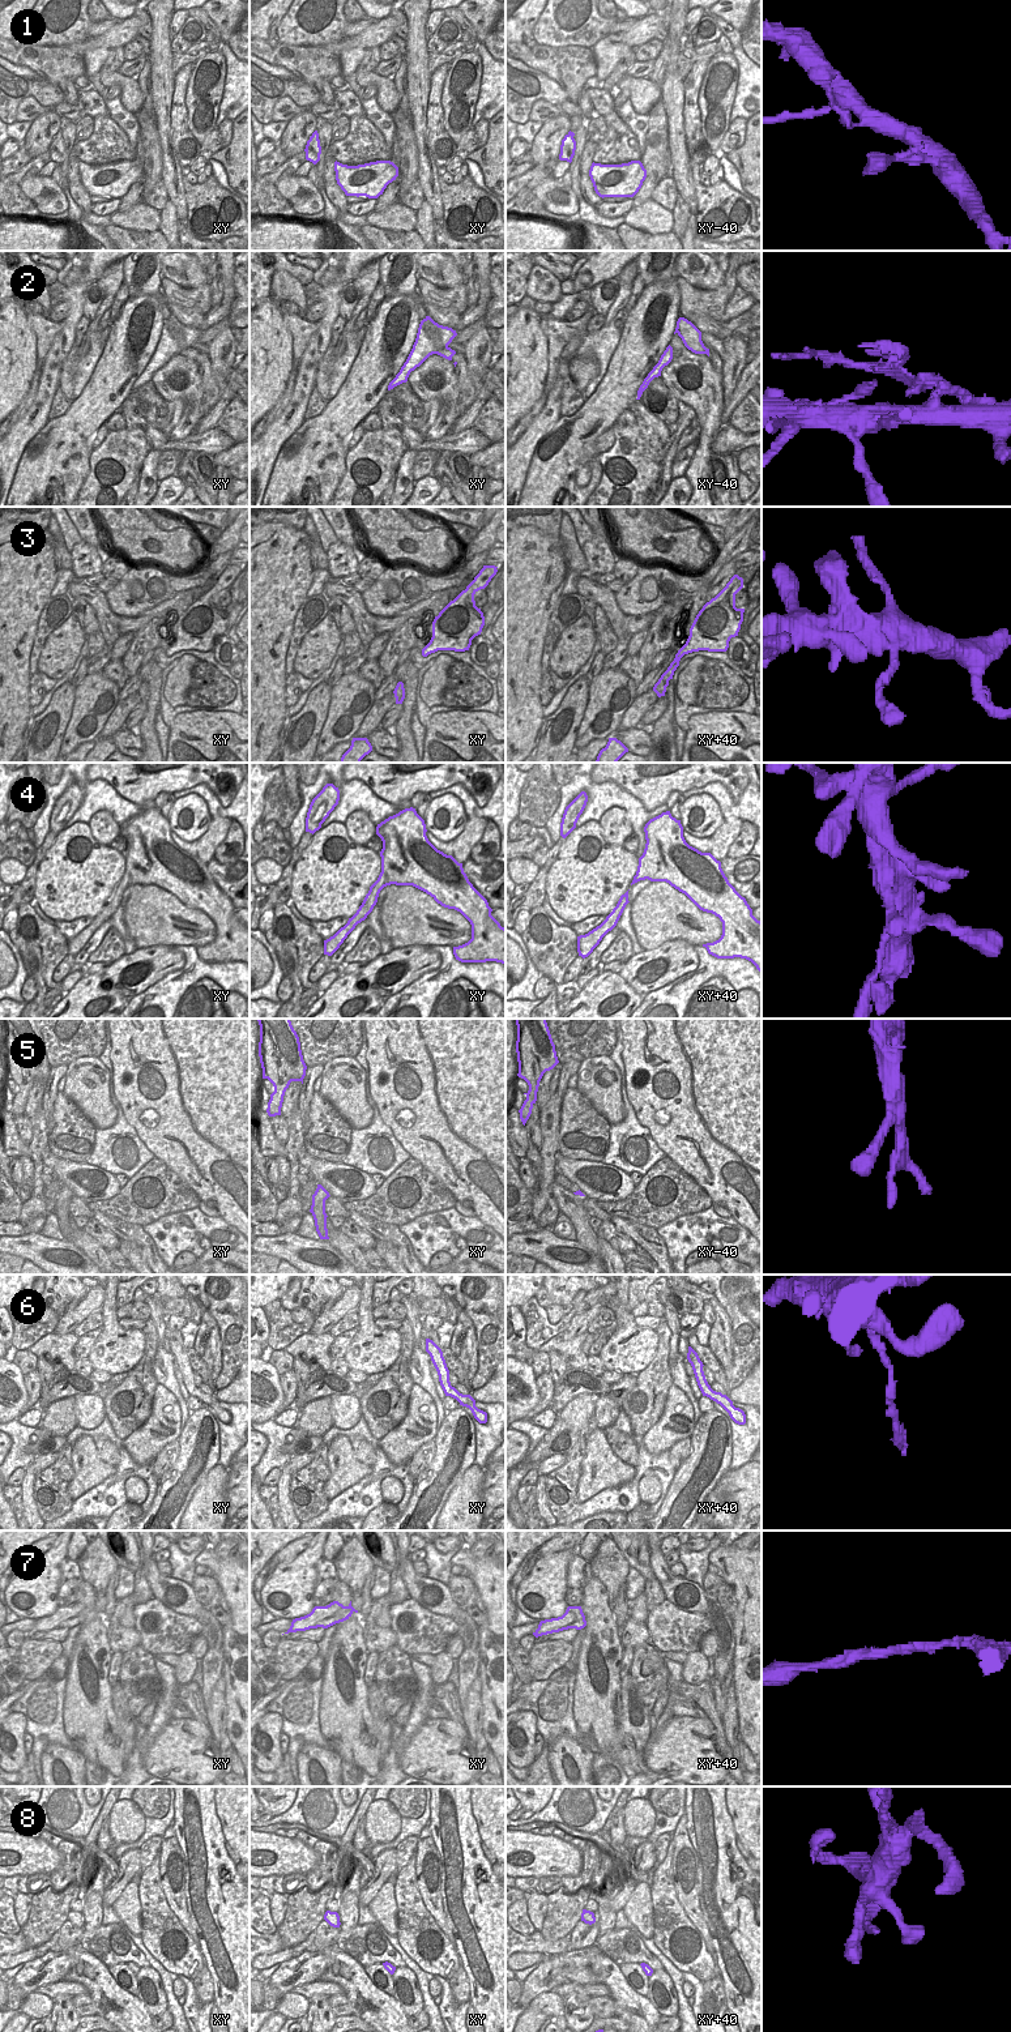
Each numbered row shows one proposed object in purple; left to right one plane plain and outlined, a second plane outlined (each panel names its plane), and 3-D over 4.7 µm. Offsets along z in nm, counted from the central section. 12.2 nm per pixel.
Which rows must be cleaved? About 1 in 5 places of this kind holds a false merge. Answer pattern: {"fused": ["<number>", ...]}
{"fused": ["2", "6"]}

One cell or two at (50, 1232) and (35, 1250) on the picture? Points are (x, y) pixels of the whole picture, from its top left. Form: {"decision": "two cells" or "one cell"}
{"decision": "two cells"}

